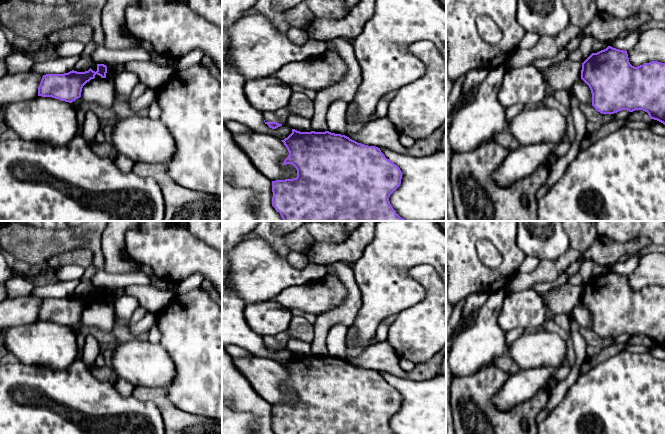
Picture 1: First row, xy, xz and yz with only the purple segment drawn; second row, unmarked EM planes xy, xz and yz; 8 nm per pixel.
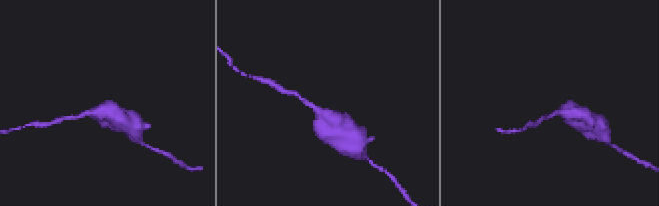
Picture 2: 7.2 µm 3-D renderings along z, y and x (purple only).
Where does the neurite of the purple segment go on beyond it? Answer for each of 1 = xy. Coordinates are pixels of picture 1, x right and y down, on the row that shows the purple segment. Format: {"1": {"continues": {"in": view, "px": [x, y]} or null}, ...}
{"1": {"continues": null}}

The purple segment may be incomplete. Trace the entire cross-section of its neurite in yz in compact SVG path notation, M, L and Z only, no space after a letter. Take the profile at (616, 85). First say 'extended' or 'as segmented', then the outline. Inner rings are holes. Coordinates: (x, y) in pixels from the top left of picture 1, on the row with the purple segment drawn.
as segmented | M608 46L592 53L583 63L581 79L592 93L592 106L602 114L643 110L650 119L665 125L665 63L652 61L638 67L630 64L627 51Z

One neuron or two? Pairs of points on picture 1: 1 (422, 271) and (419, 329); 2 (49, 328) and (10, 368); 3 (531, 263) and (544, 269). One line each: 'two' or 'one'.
1: one
2: two
3: two

